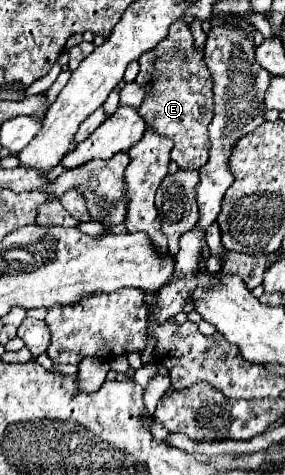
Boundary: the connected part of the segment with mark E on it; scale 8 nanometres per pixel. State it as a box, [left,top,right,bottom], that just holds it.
[137,19,213,169]

